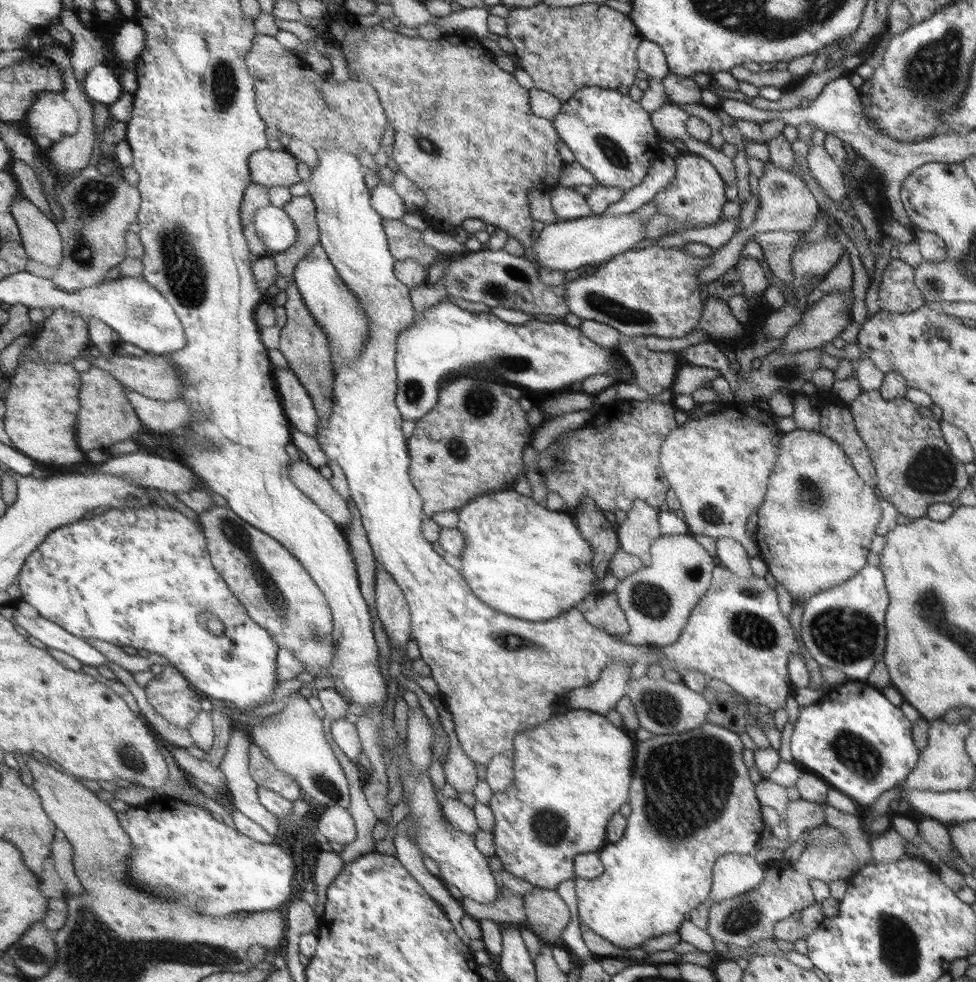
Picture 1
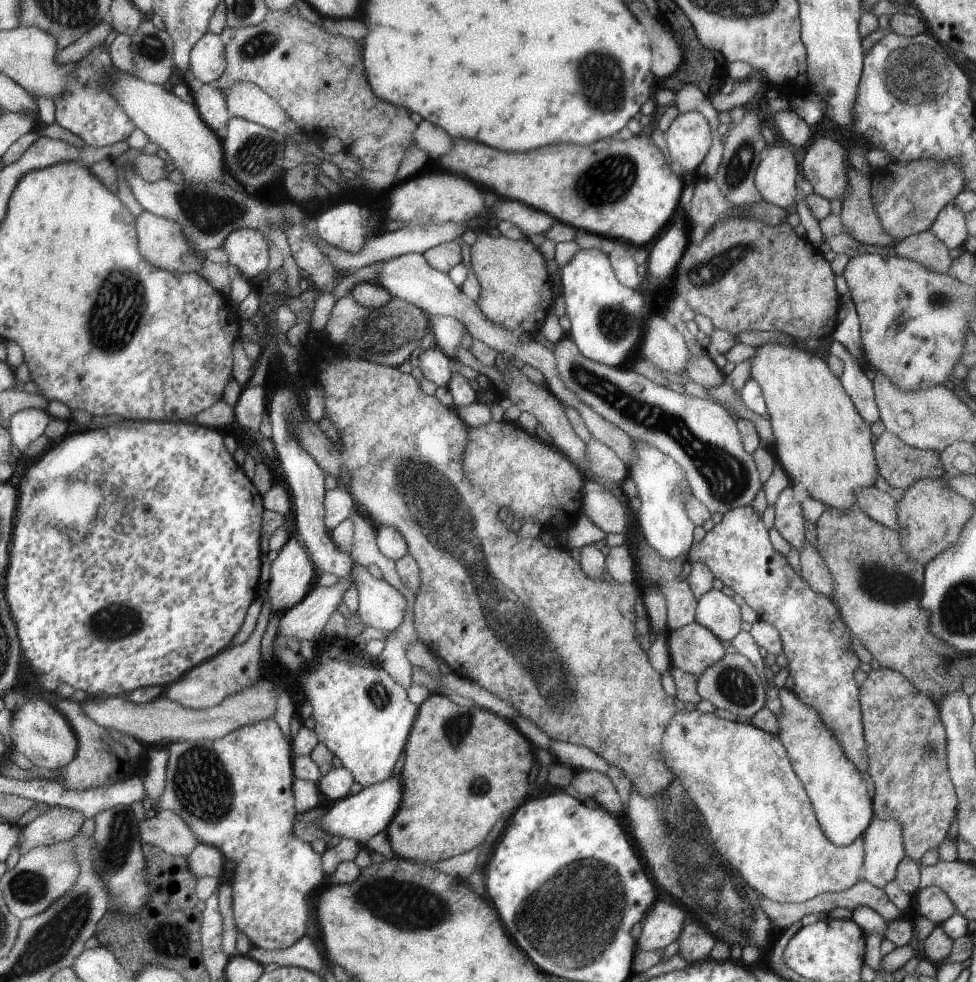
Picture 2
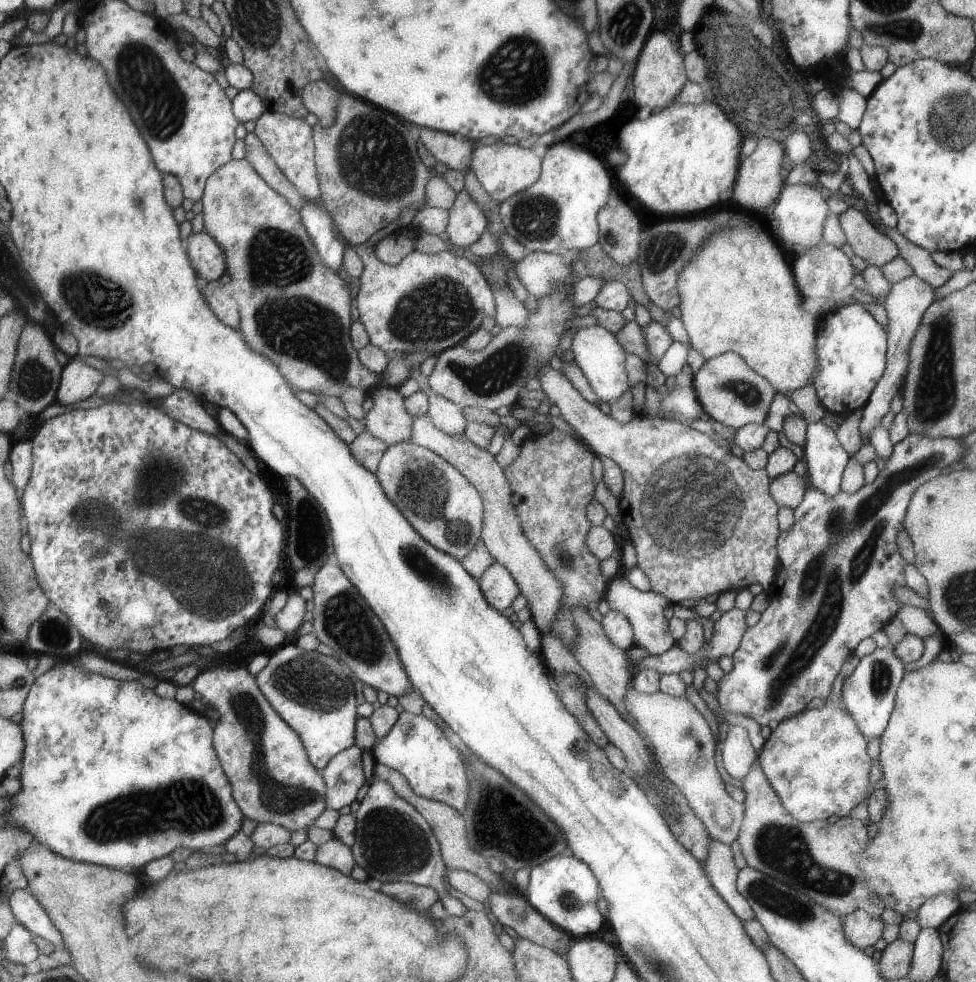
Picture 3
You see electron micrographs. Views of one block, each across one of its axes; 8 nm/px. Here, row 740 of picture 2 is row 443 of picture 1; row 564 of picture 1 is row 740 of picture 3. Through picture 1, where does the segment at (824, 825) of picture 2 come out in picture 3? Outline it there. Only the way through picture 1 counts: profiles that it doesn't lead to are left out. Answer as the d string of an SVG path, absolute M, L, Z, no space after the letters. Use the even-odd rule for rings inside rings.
M837 678L822 710L806 708L798 715L780 722L765 742L758 758L784 808L800 822L826 821L830 816L847 817L850 811L864 800L864 792L870 784L868 774L873 760L866 752L868 744L863 732L843 706L842 691L843 679Z

